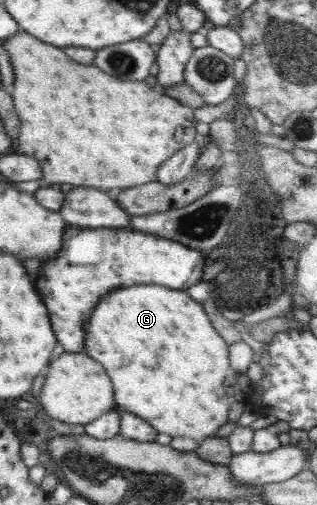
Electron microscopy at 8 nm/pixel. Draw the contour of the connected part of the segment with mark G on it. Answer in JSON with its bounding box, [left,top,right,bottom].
[85,284,231,443]

